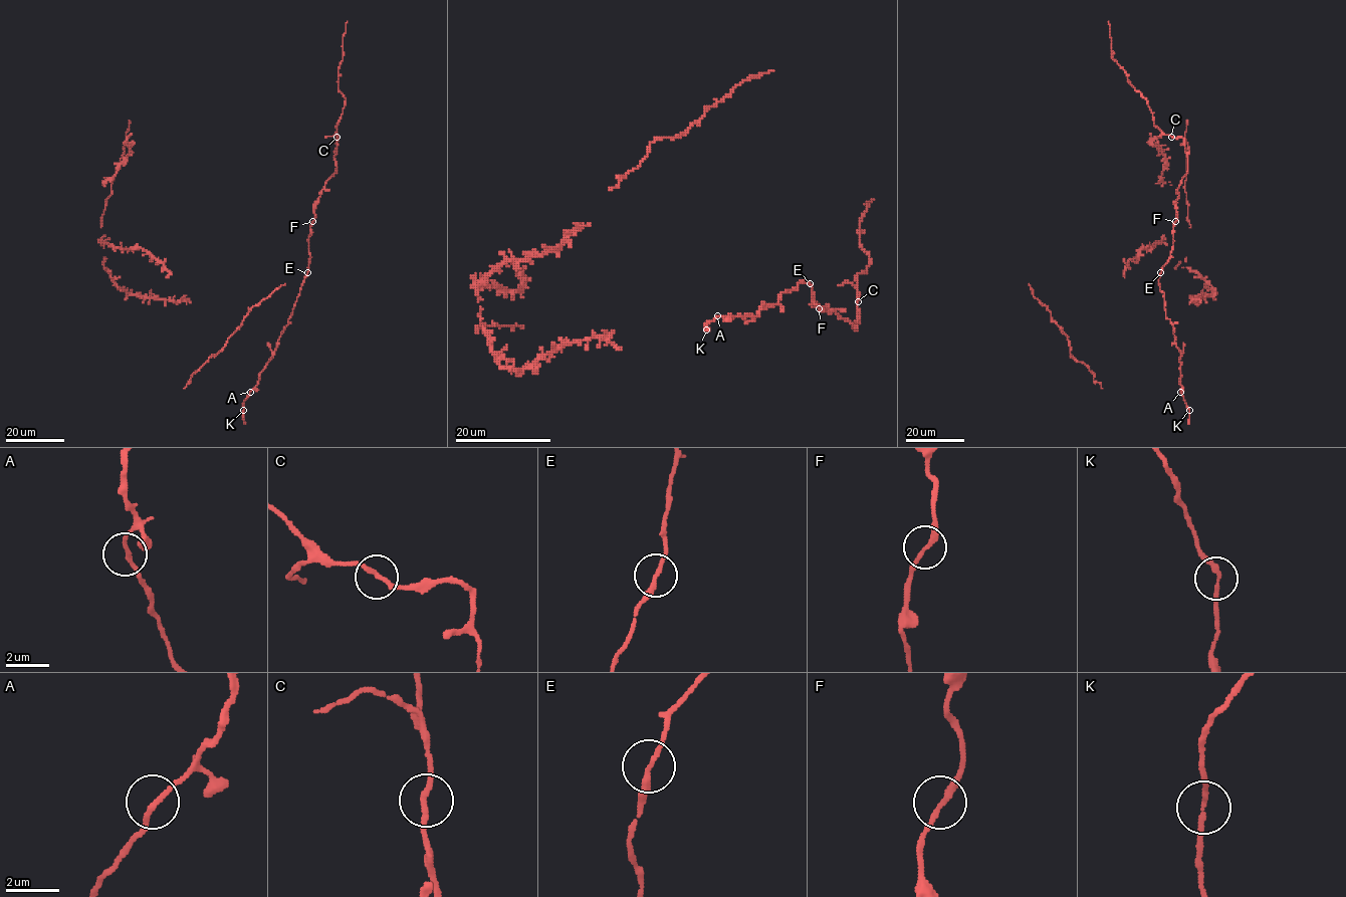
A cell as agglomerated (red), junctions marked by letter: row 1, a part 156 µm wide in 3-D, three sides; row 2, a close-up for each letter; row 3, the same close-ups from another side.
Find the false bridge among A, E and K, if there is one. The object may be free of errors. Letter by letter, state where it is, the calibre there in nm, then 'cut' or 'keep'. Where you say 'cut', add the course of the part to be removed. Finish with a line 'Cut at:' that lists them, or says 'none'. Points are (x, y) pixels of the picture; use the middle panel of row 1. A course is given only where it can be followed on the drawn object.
A: at (717, 315); 190 nm thick; keep
E: at (810, 283); 200 nm thick; cut; foreign part runs (810, 283), (811, 304), (834, 310), (855, 328), (857, 275), (871, 262), (860, 244), (859, 221), (873, 199)
K: at (706, 329); 190 nm thick; keep
Cut at: E

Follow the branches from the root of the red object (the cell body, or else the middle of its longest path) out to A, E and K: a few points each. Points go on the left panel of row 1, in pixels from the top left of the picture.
A: (287, 318), (273, 356), (250, 392)
E: (287, 318), (307, 273)
K: (287, 318), (273, 356), (243, 402), (243, 410)

